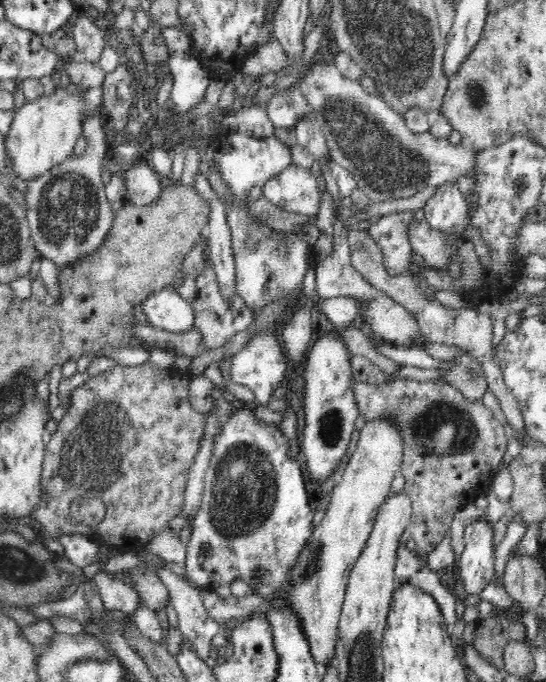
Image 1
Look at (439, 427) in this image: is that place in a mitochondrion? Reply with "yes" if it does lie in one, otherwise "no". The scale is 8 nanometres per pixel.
yes

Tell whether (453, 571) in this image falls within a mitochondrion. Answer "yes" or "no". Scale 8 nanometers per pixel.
no

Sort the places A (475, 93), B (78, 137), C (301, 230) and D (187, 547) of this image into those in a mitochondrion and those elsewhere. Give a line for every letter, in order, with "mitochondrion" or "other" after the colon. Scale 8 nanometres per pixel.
A: mitochondrion
B: other
C: other
D: other

